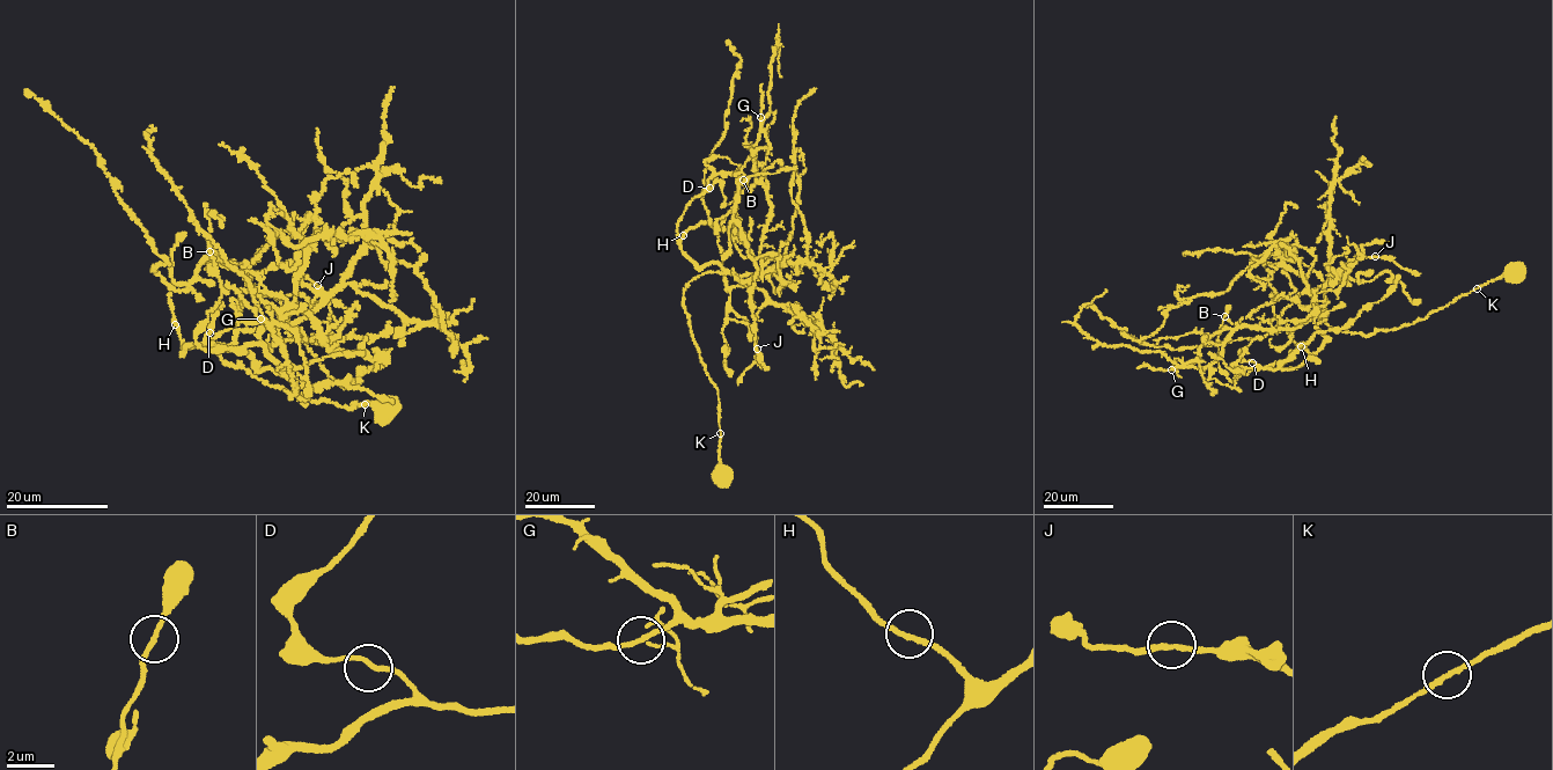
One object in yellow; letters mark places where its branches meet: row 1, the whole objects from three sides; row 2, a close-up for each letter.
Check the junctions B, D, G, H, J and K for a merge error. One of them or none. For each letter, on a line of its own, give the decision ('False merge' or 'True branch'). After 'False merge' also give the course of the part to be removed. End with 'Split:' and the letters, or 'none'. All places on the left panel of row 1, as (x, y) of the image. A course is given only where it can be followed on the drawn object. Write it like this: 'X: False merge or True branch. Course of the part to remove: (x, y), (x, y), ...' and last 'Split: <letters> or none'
B: True branch
D: True branch
G: True branch
H: True branch
J: True branch
K: True branch
Split: none

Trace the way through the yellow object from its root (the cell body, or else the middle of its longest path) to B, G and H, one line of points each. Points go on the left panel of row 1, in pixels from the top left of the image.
B: (384, 410), (314, 403), (210, 346), (264, 322), (181, 354), (219, 350), (196, 338), (222, 293), (208, 251)
G: (384, 410), (314, 403), (210, 346), (235, 324), (271, 321), (336, 350), (292, 305), (280, 340), (260, 318)
H: (384, 410), (314, 403), (210, 346), (235, 324), (264, 322), (229, 347), (191, 346), (175, 324)

